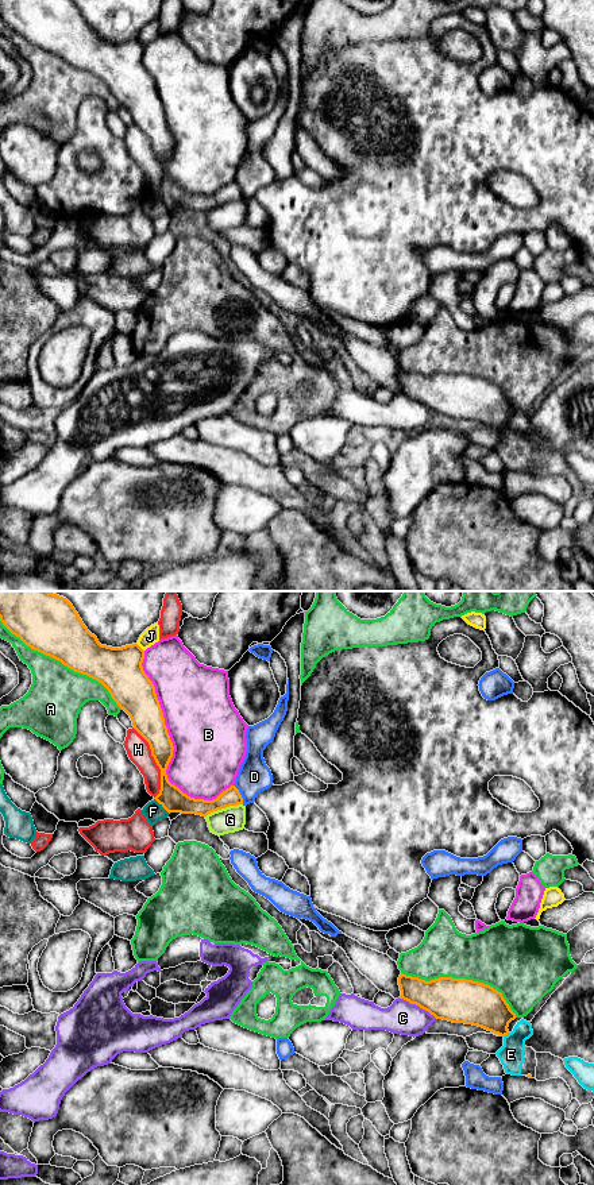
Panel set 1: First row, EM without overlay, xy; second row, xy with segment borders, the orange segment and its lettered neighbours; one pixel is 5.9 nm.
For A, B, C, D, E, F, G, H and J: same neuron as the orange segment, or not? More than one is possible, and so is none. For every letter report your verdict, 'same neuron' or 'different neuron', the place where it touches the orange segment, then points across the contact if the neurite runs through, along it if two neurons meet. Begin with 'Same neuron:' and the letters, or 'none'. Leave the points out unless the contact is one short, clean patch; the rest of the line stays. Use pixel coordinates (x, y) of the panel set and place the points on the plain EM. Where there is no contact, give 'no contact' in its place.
Same neuron: none
A: different neuron; meets orange in xy at (62, 58)
B: different neuron; meets orange in xy at (169, 132)
C: different neuron; meets orange in xy at (417, 400); border along xy (398, 393), (417, 400), (436, 415)
D: different neuron; meets orange in xy at (239, 189)
E: different neuron; meets orange in xy at (506, 429)
F: different neuron; meets orange in xy at (162, 201)
G: different neuron; meets orange in xy at (223, 203)
H: different neuron; meets orange in xy at (155, 157)
J: different neuron; meets orange in xy at (139, 42)

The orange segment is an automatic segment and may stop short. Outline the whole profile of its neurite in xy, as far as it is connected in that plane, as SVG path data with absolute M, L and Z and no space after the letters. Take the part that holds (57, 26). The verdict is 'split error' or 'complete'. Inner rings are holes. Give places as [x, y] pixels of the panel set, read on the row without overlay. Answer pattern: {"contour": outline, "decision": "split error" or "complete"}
{"contour": "M0 0L0 16L27 42L61 57L74 67L101 78L131 113L134 124L148 138L161 165L161 185L154 193L169 209L208 209L243 200L235 181L213 196L194 194L167 174L173 138L165 120L155 82L144 69L144 46L138 40L101 40L84 20L73 0Z", "decision": "complete"}

